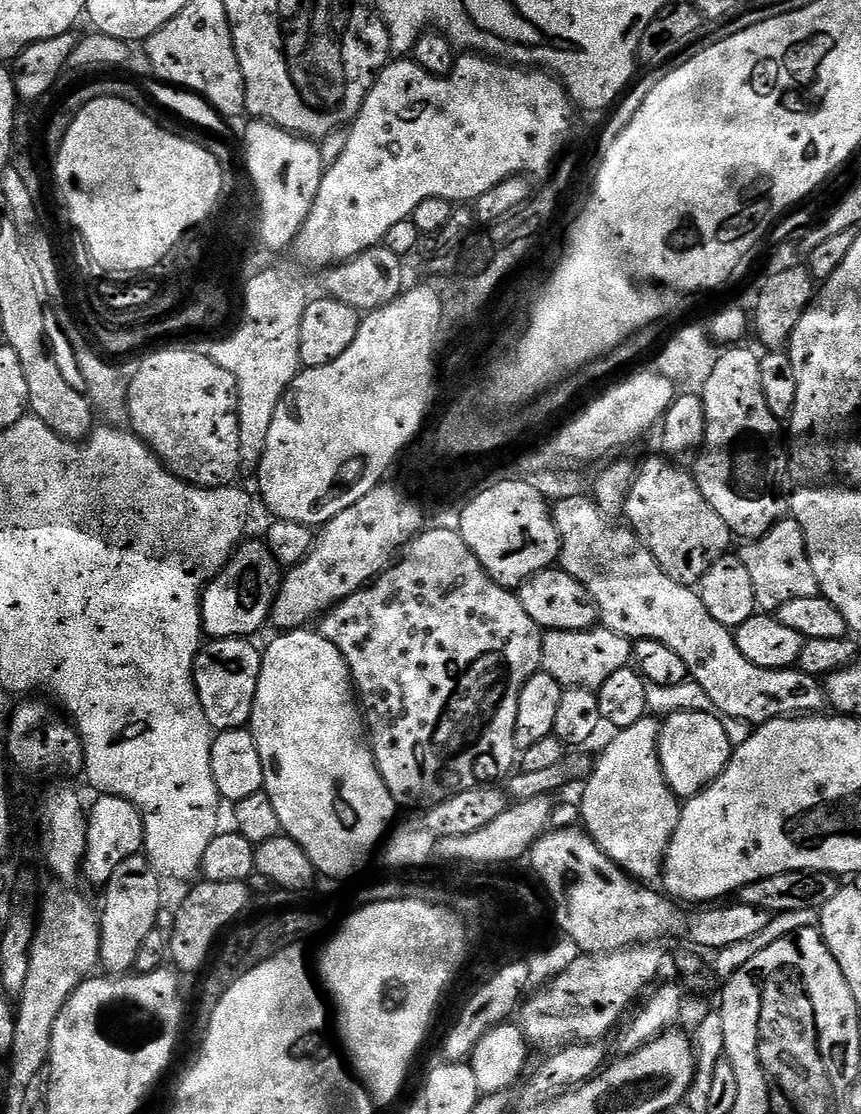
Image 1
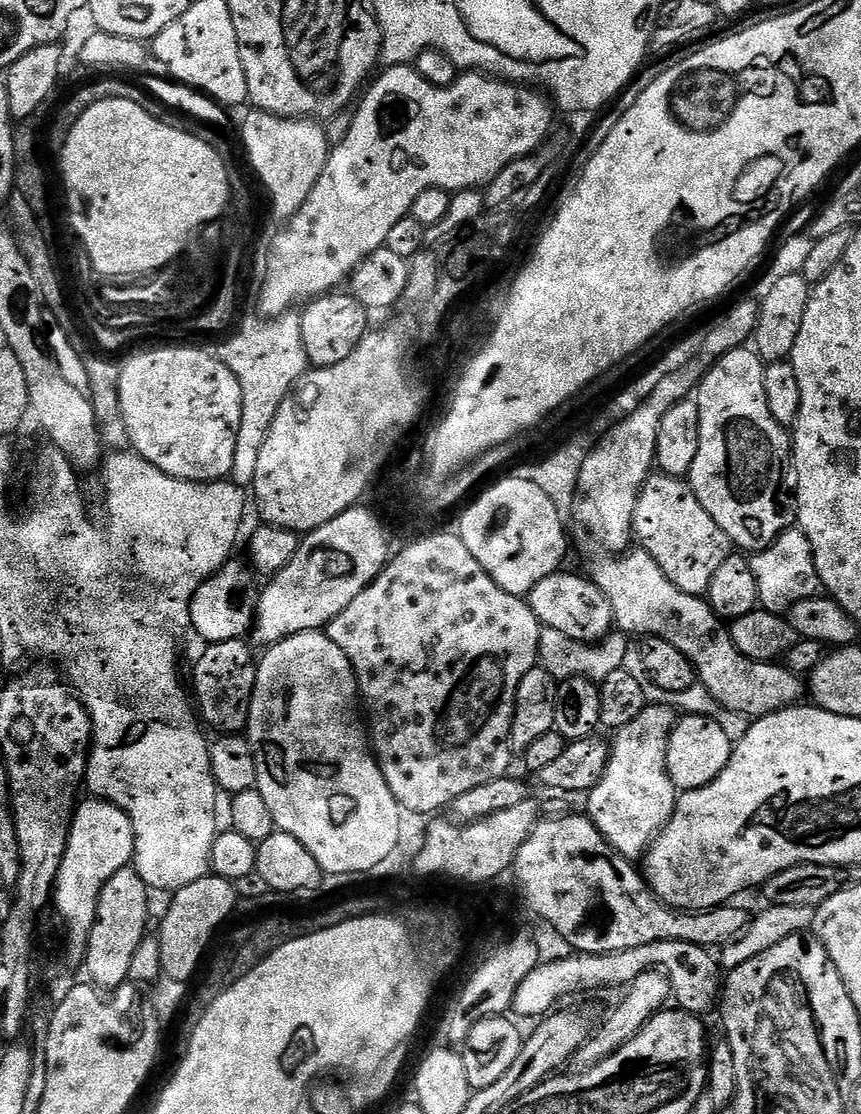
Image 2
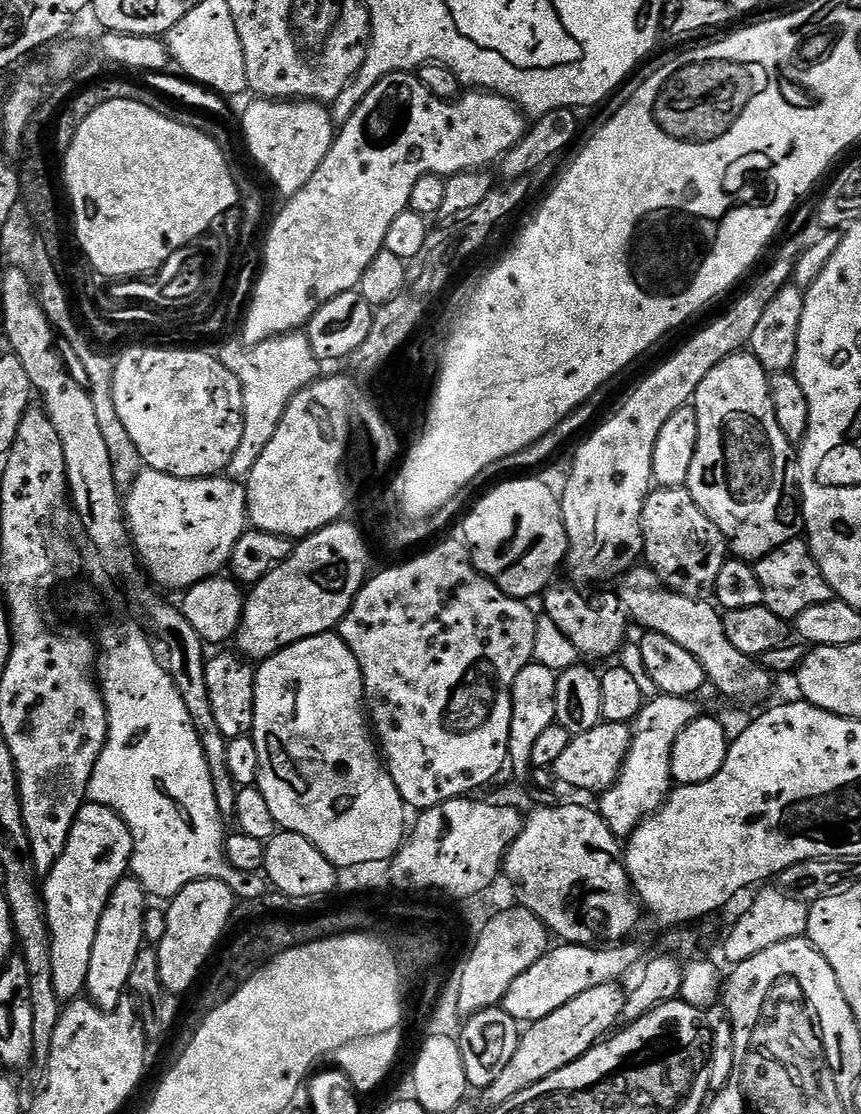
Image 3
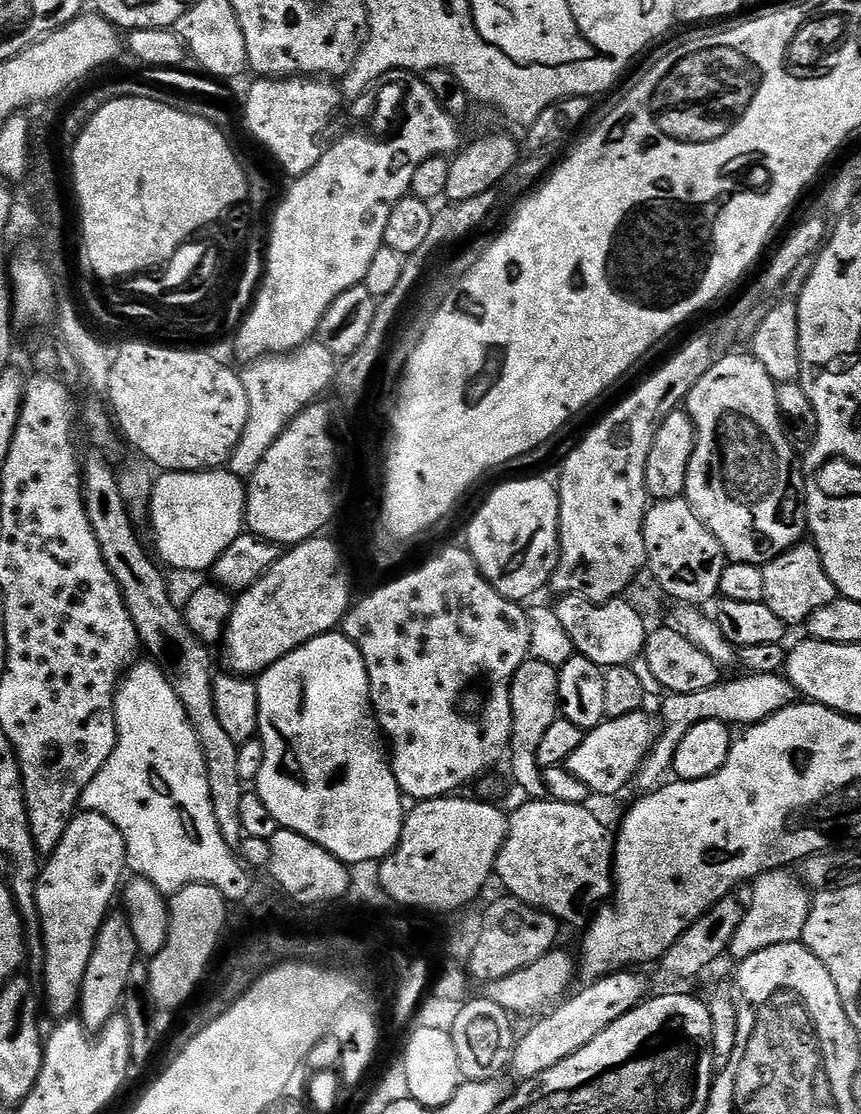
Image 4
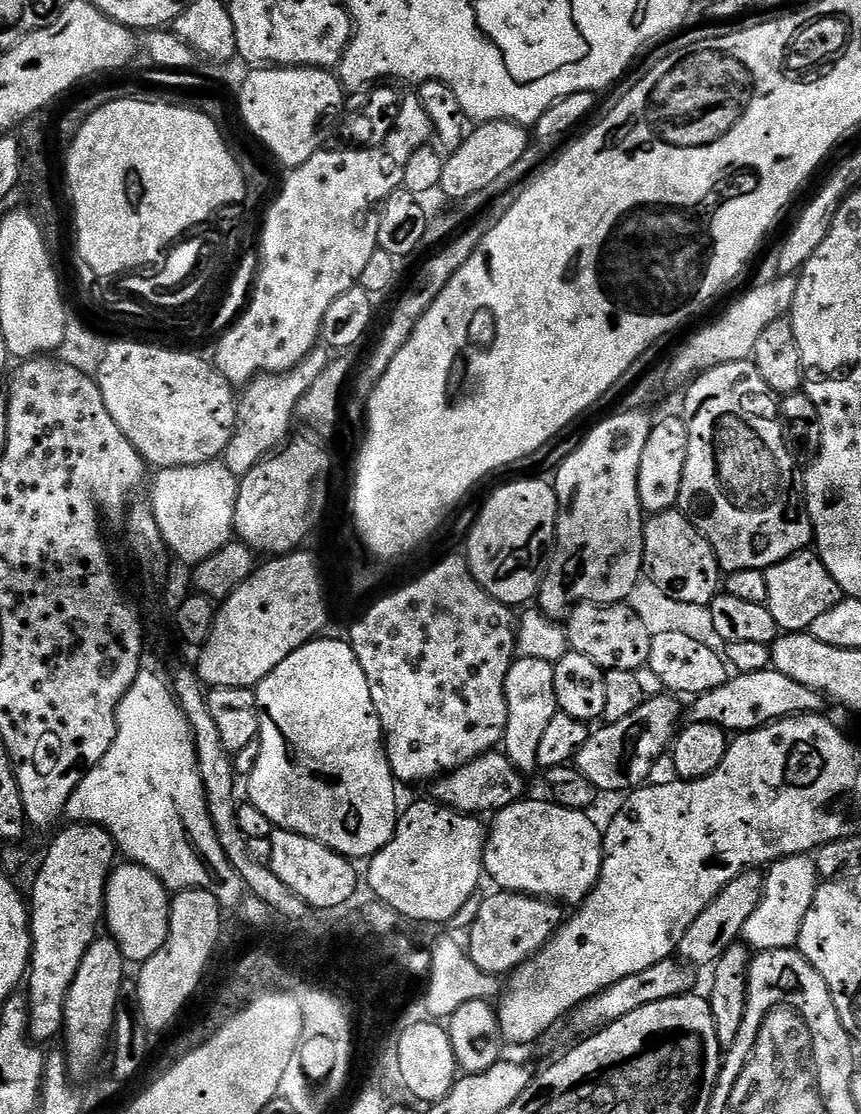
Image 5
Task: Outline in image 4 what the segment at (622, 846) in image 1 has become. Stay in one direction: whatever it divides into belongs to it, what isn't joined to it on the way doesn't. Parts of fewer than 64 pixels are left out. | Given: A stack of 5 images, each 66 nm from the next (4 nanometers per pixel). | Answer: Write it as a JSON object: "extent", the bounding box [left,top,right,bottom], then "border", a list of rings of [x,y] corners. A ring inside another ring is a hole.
{"extent":[634,674,798,794],"border":[[[742,674],[738,680],[721,679],[719,684],[710,686],[710,690],[697,690],[694,694],[668,694],[663,697],[664,705],[660,708],[659,723],[662,727],[659,729],[656,741],[653,742],[652,748],[648,751],[648,757],[642,762],[640,771],[636,773],[634,781],[635,787],[640,787],[641,793],[647,794],[655,792],[661,784],[665,783],[666,777],[672,772],[672,763],[674,762],[674,754],[678,750],[678,742],[682,742],[682,738],[686,738],[686,734],[690,734],[690,730],[694,730],[694,726],[698,726],[698,722],[722,722],[729,726],[751,726],[760,724],[763,720],[769,720],[774,714],[778,714],[778,710],[782,710],[786,706],[797,703],[798,693],[796,687],[788,681],[787,675],[784,674]]]}

